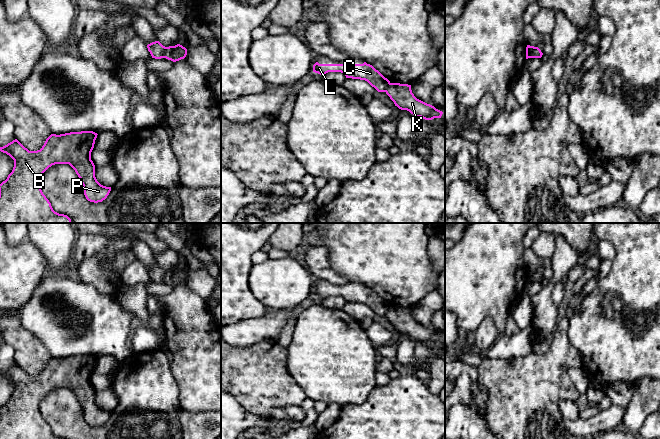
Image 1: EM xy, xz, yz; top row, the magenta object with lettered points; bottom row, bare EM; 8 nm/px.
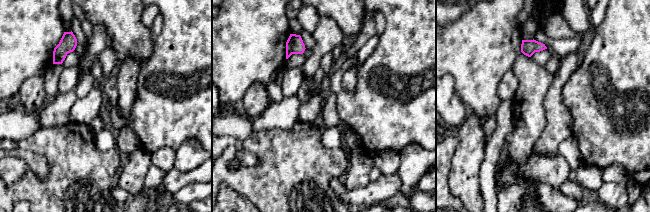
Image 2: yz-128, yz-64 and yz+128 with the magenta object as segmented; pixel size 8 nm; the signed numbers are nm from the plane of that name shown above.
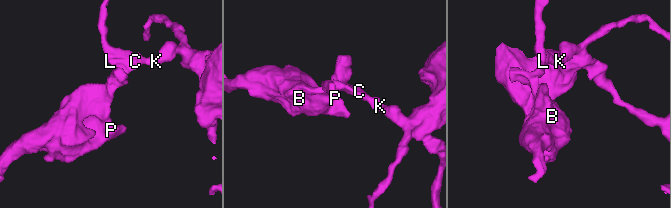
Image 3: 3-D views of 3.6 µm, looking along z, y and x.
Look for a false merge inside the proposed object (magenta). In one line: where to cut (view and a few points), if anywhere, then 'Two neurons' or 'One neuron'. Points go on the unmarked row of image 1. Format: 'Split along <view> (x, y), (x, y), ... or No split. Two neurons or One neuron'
Split along xy (166, 271), (163, 281). Two neurons

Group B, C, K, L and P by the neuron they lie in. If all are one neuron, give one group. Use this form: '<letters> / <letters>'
B C L P / K

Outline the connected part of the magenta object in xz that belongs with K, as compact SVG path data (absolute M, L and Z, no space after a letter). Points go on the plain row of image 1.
M390 307L386 313L386 318L401 334L407 334L416 341L421 341L425 344L441 342L443 336L436 333L434 330L427 328L417 323L411 314L411 309Z

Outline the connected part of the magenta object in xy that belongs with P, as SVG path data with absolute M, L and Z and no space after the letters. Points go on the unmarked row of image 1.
M93 355L51 358L37 375L29 375L17 363L0 371L14 384L12 396L0 408L0 439L64 439L53 434L40 412L41 400L55 388L69 388L75 394L88 425L105 424L111 411L97 405L91 384L97 359Z

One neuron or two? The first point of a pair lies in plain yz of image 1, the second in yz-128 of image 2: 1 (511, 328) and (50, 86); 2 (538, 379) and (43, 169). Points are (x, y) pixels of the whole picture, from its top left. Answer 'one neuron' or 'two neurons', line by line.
1: one neuron
2: two neurons

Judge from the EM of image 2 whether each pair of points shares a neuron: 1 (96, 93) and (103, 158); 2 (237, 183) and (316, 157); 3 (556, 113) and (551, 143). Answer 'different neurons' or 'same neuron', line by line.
1: different neurons
2: same neuron
3: same neuron

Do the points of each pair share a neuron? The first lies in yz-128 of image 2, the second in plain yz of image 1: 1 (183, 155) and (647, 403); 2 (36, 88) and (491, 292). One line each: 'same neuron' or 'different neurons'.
1: same neuron
2: different neurons

